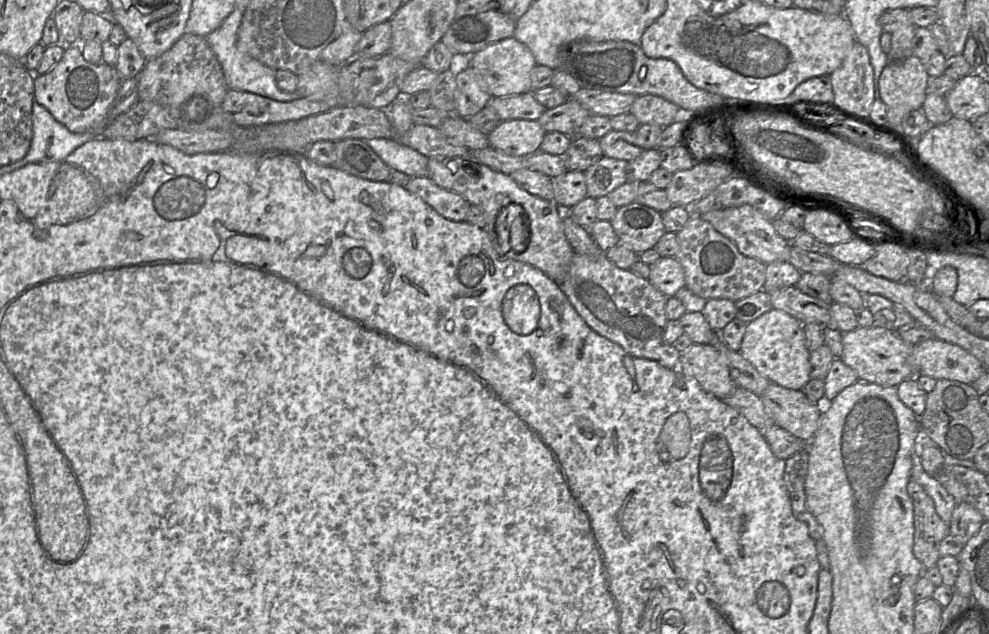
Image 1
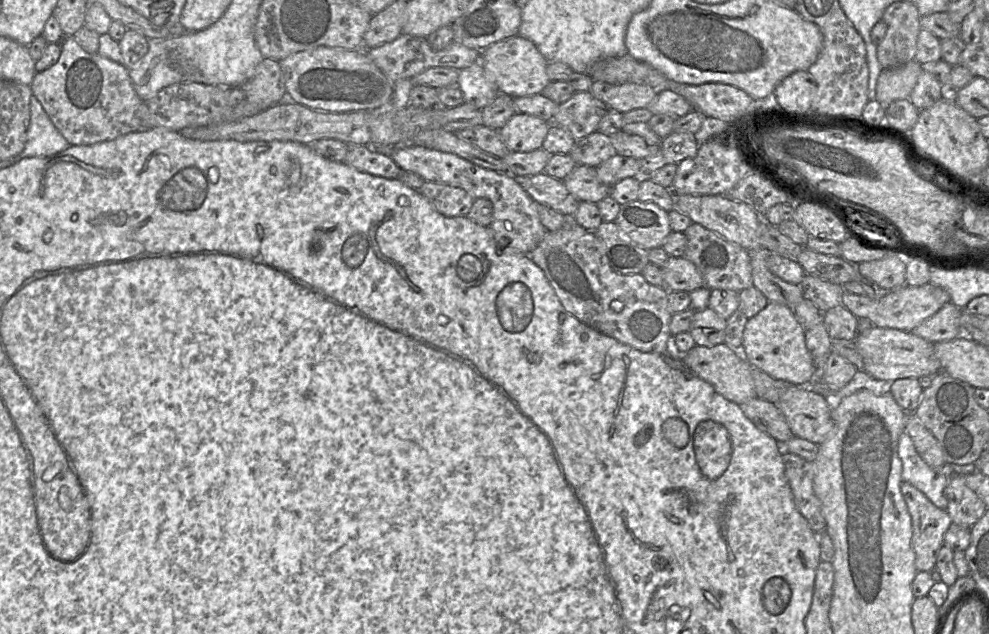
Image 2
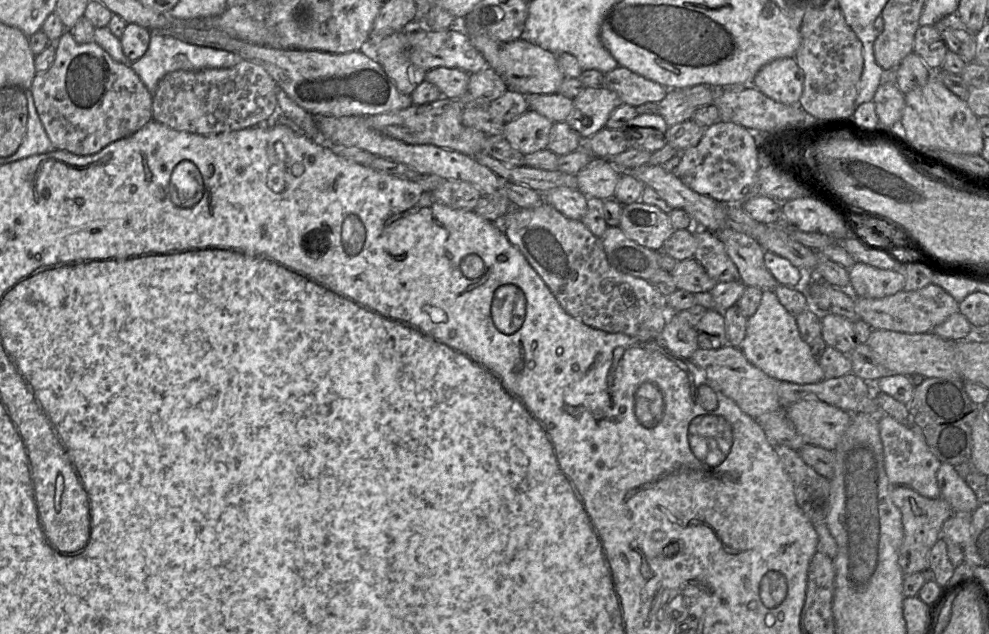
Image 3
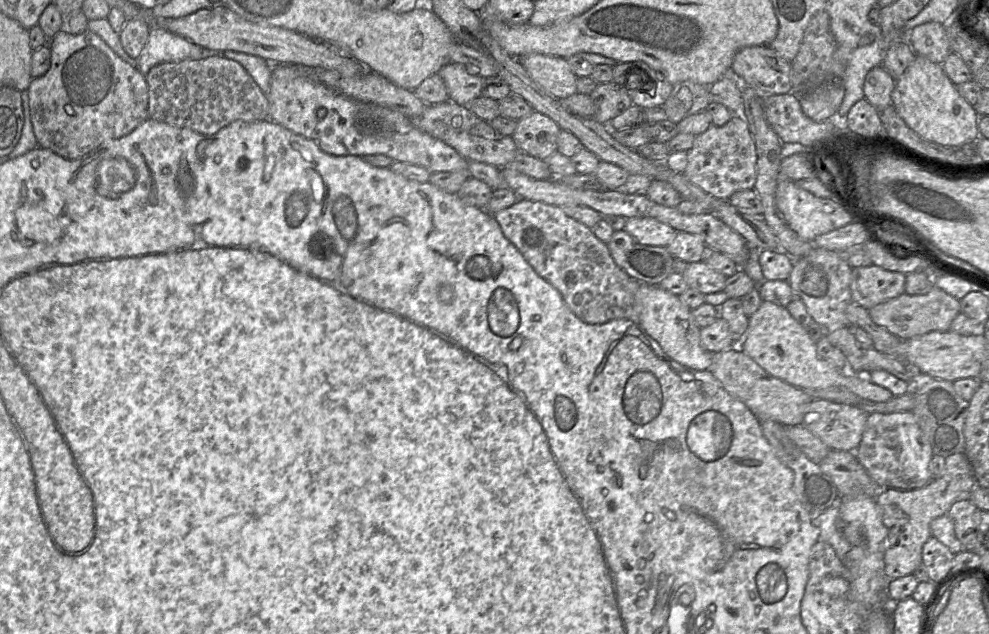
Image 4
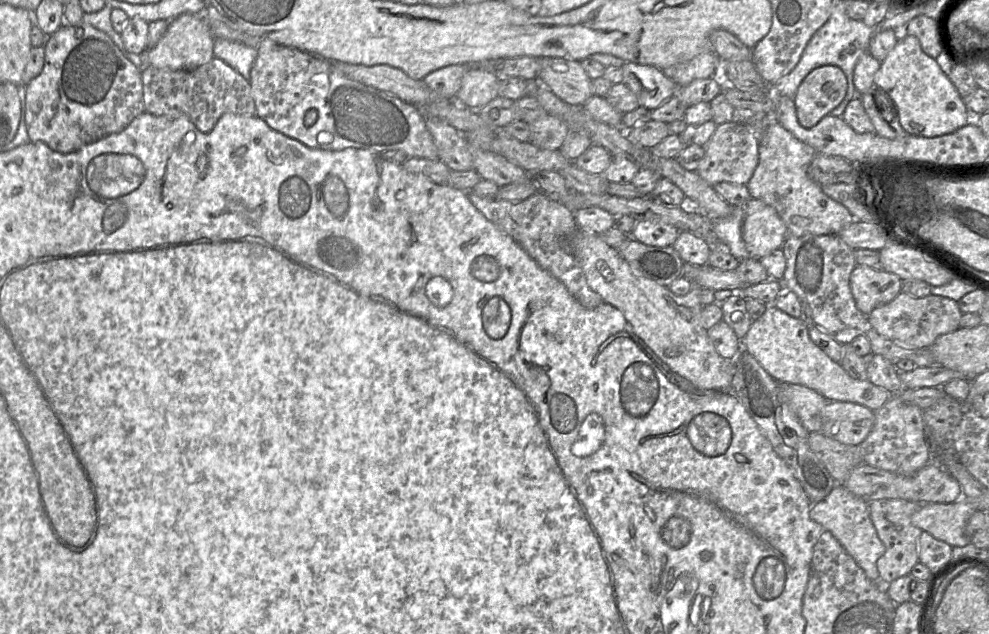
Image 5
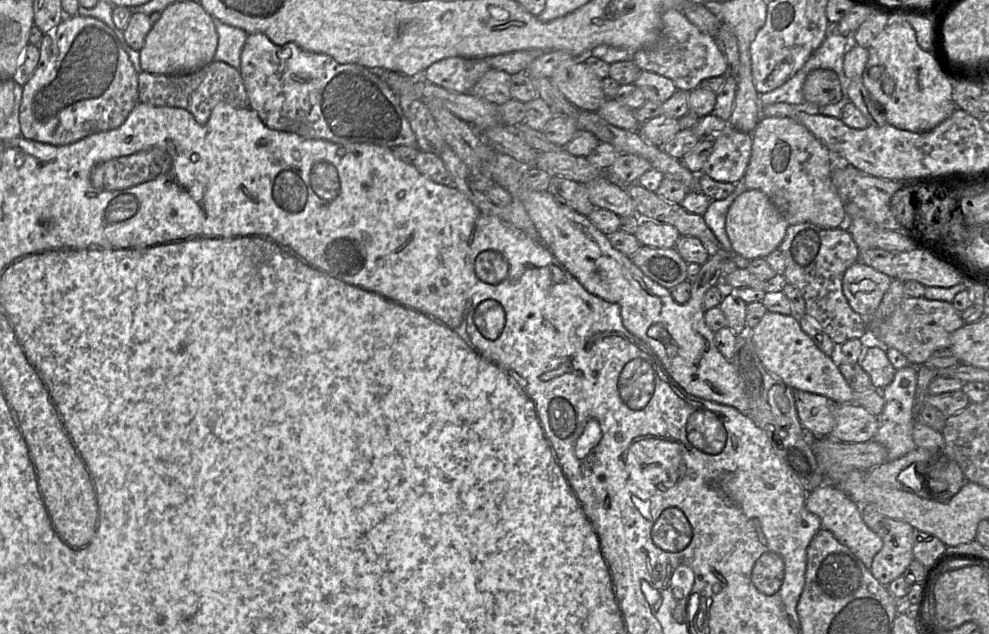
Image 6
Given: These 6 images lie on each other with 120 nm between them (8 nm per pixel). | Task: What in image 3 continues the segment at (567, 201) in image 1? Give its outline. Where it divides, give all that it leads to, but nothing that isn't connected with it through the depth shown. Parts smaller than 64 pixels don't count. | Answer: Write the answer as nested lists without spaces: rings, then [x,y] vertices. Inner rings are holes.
[[[591,158],[589,163],[577,174],[578,188],[592,203],[601,203],[607,199],[614,199],[615,190],[623,171],[617,169],[611,161],[601,158]]]

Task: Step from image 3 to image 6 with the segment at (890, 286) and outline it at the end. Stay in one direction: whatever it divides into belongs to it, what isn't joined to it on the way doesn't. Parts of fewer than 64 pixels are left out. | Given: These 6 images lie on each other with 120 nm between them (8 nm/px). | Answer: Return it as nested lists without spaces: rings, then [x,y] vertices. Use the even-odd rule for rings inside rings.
[[[857,261],[843,276],[842,289],[850,307],[864,318],[870,318],[888,290],[892,279]]]

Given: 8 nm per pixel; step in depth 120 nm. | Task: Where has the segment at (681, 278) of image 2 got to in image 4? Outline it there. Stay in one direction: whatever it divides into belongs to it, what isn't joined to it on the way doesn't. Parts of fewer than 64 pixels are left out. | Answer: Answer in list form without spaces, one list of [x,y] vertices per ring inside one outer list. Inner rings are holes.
[[[704,261],[688,263],[683,273],[690,288],[704,294],[724,291],[727,276],[711,268]]]

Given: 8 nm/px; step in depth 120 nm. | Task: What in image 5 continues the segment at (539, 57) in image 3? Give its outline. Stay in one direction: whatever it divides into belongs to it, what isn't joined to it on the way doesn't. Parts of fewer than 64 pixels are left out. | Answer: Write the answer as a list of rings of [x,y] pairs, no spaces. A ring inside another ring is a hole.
[[[542,58],[538,81],[571,106],[583,106],[593,96],[592,79],[580,61]]]

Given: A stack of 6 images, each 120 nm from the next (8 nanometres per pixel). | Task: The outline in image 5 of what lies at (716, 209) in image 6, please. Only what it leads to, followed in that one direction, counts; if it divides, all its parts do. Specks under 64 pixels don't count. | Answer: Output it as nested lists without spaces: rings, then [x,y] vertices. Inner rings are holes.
[[[745,205],[733,207],[732,213],[721,219],[712,219],[713,233],[729,247],[730,254],[739,261],[749,259],[750,255],[742,236]]]

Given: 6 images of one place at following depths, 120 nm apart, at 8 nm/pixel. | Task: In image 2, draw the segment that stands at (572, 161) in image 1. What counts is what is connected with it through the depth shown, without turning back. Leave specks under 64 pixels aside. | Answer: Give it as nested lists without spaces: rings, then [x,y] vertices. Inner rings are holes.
[[[599,131],[575,140],[569,153],[577,165],[597,167],[616,154],[610,136]]]

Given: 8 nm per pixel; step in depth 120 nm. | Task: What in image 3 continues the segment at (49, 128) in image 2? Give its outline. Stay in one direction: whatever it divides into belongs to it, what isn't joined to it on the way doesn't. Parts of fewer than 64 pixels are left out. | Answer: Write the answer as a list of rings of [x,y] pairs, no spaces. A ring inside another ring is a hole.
[[[23,89],[28,104],[28,122],[25,137],[18,150],[12,154],[11,162],[27,158],[36,154],[43,154],[54,149],[39,118],[32,91]]]

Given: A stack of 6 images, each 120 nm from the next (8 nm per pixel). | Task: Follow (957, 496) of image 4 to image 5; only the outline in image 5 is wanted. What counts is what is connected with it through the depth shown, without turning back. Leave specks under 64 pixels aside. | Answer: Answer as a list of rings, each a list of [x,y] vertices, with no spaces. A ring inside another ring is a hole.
[[[878,499],[869,502],[869,513],[878,537],[886,551],[877,561],[877,569],[882,583],[890,584],[894,580],[910,575],[913,567],[919,562],[919,538],[923,532],[911,523],[911,516],[920,505],[905,499]]]

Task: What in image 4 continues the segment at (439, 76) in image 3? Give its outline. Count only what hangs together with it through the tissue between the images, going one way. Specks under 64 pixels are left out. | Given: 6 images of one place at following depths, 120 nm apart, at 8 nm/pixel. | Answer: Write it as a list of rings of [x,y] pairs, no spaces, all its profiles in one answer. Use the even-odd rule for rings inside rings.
[[[448,63],[438,74],[447,88],[449,100],[458,105],[466,106],[482,95],[486,78],[470,74],[463,64]]]

